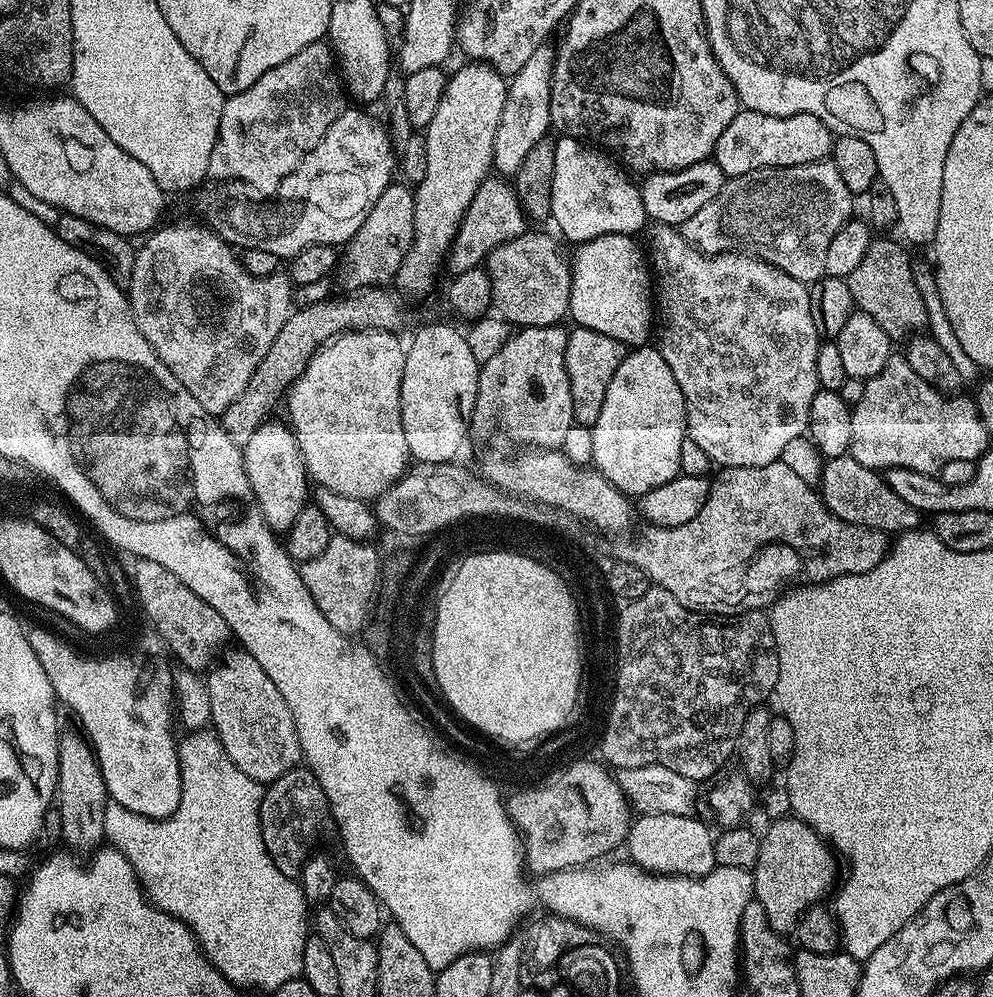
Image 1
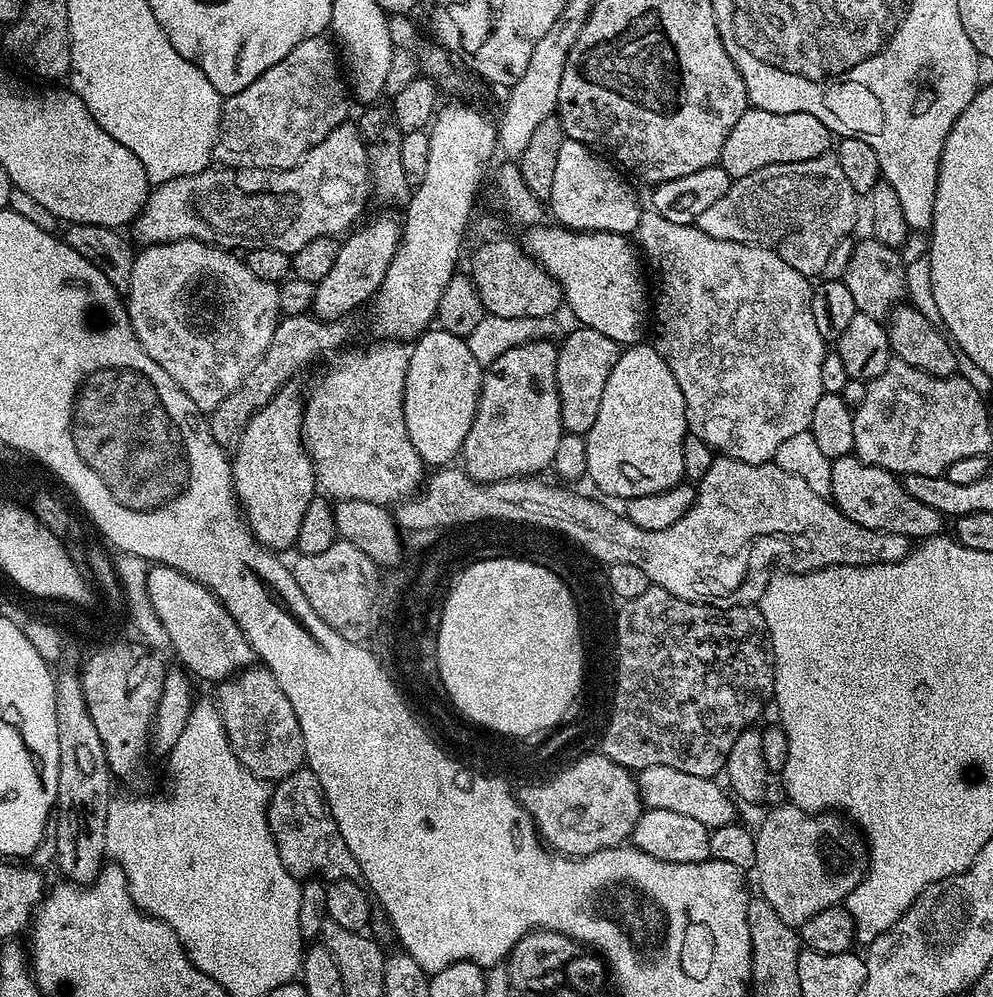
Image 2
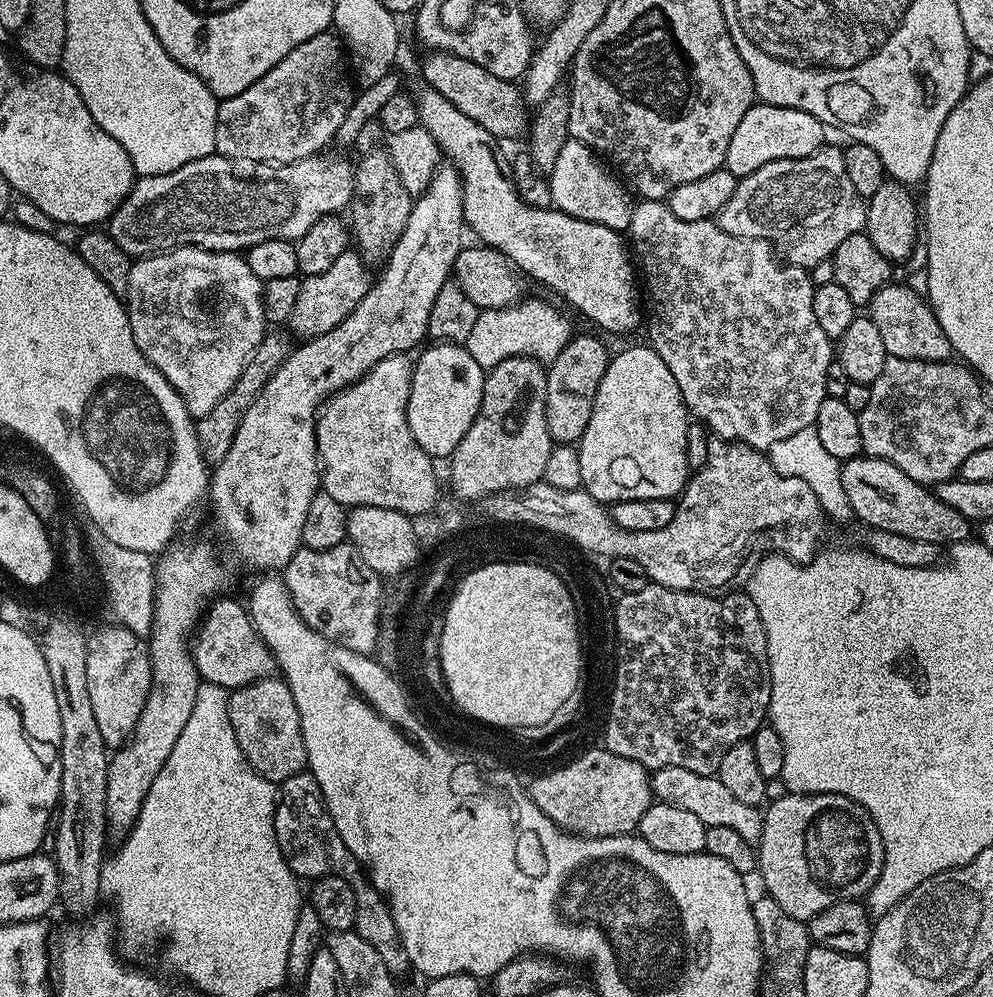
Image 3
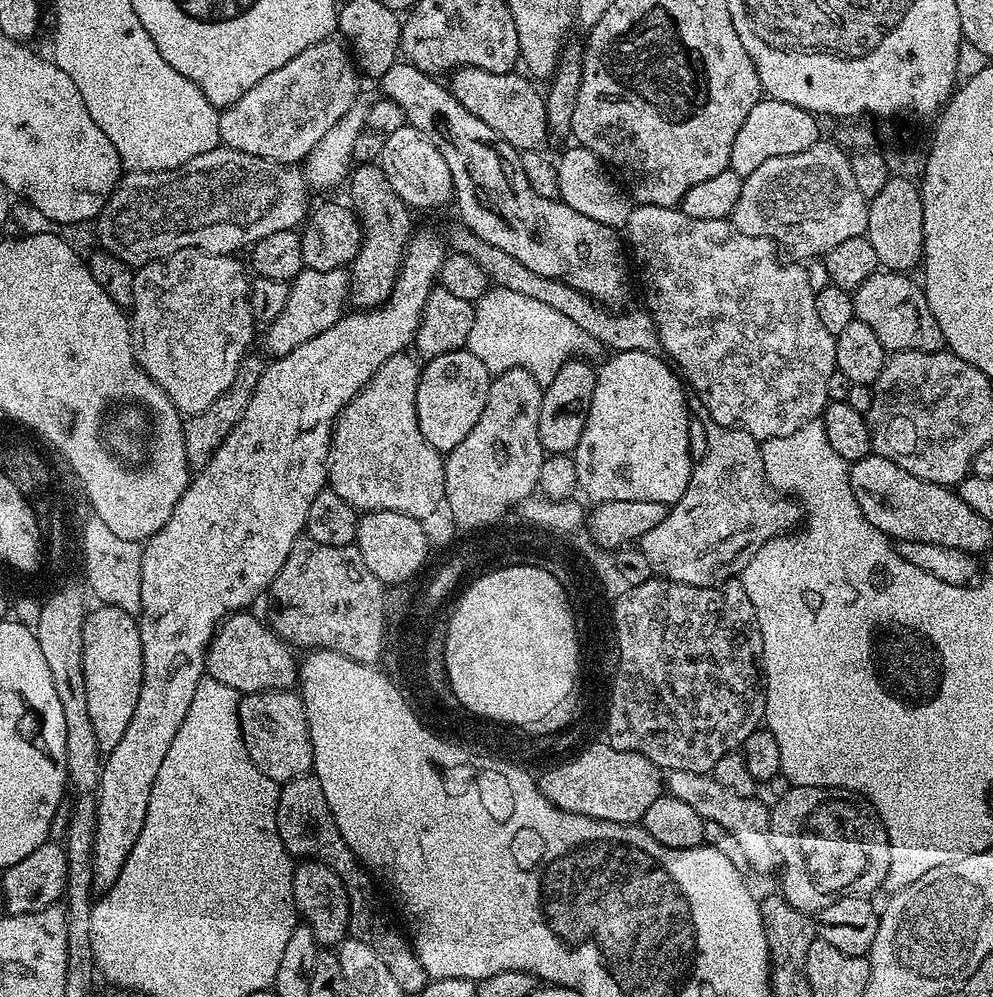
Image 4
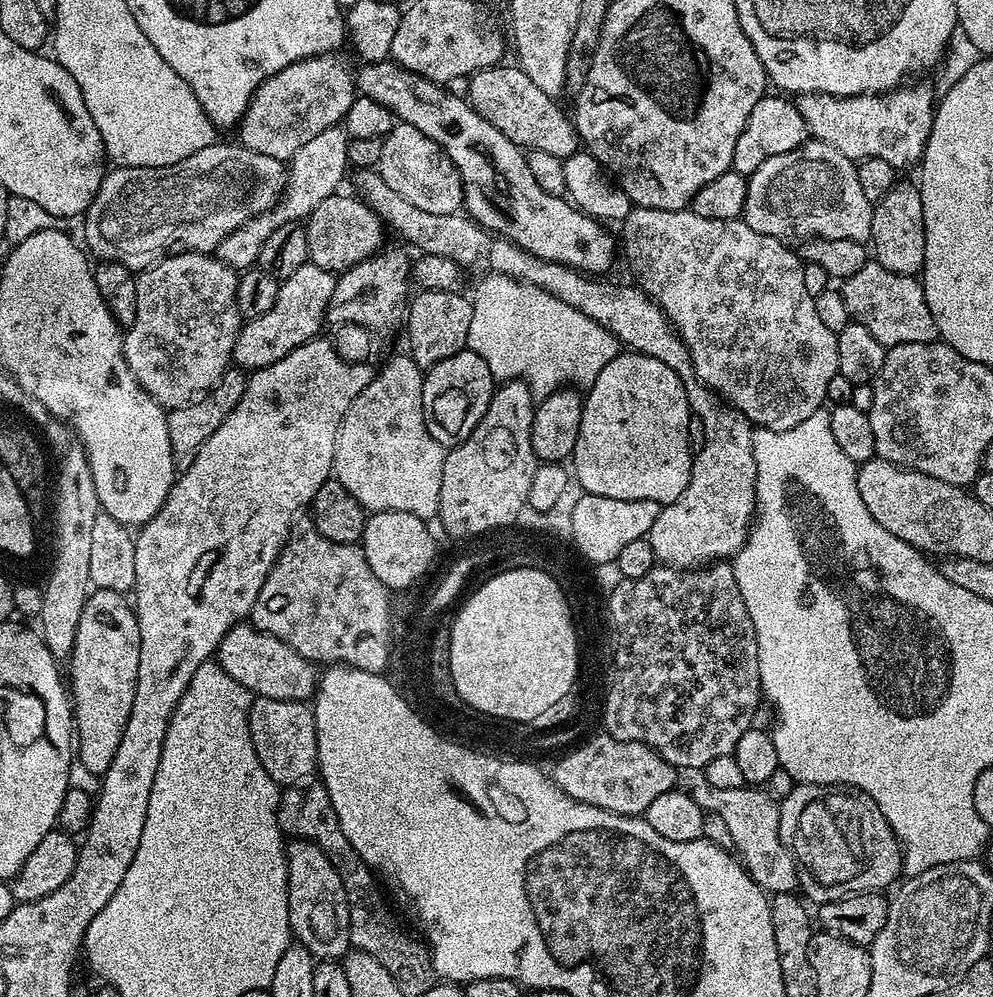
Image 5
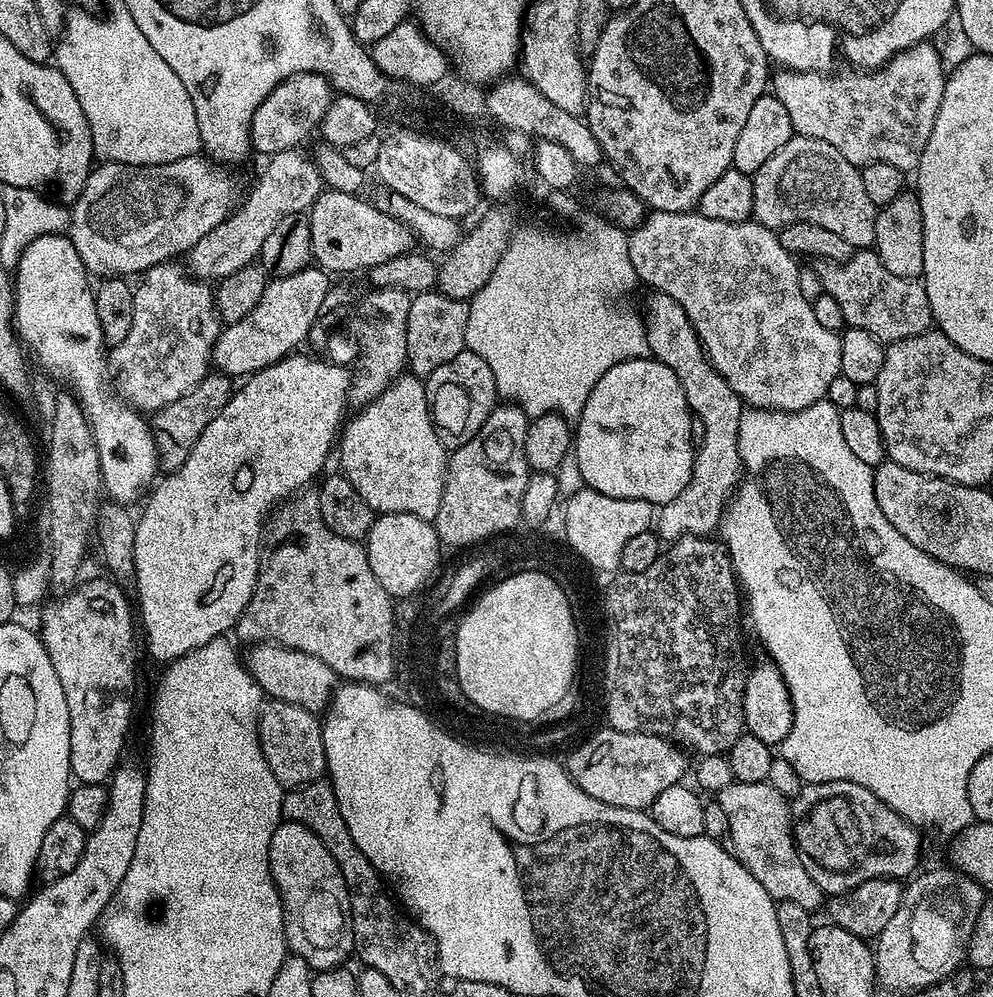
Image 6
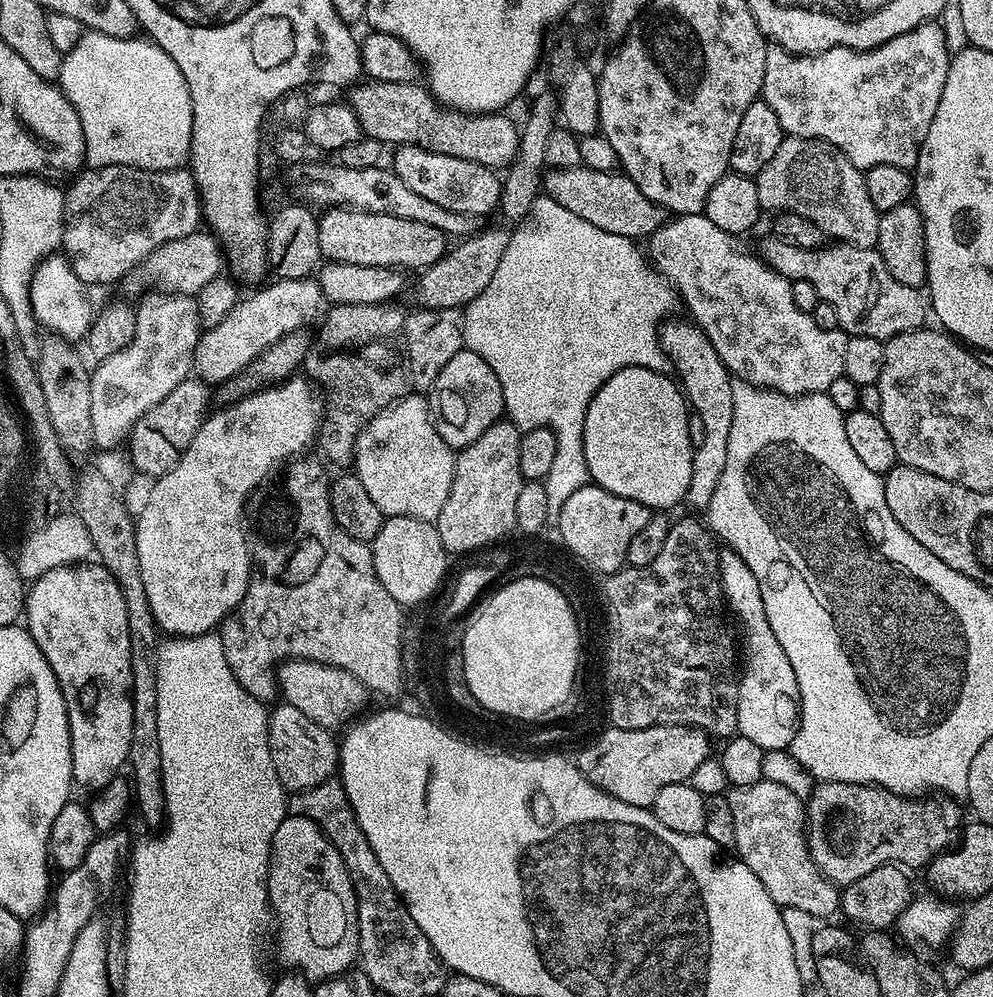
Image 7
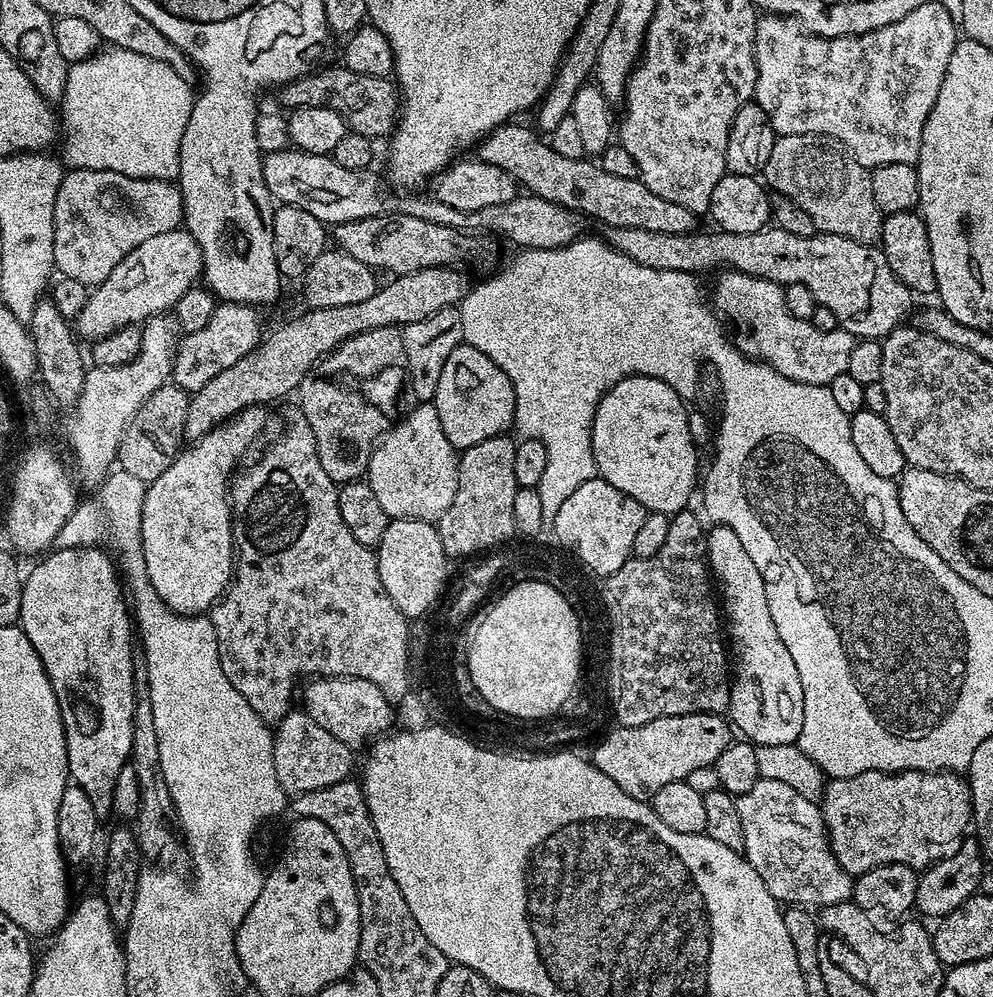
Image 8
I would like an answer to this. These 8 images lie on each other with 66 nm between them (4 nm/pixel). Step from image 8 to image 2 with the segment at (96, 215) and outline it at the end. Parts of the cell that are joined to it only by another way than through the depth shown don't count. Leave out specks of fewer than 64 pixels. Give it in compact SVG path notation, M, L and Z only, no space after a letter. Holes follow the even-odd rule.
M345 122L322 138L322 142L311 148L293 168L264 170L258 175L255 168L237 171L227 166L209 166L196 174L186 174L155 185L149 191L143 210L130 225L131 239L140 246L175 240L201 240L204 244L229 250L273 248L291 254L302 250L306 242L319 236L336 238L339 232L347 233L367 200L370 200L368 144L360 136L355 123Z

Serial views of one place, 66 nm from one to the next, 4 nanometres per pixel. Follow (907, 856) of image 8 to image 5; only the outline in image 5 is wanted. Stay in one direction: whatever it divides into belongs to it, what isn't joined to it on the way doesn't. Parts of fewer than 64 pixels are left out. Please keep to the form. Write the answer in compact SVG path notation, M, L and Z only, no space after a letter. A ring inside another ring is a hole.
M796 784L790 794L782 797L779 805L780 837L796 860L799 887L802 892L804 888L803 895L813 905L840 900L843 896L855 896L858 892L884 890L887 884L895 885L901 879L900 839L896 837L890 822L886 822L882 810L874 802L874 798L870 798L870 794L838 784Z

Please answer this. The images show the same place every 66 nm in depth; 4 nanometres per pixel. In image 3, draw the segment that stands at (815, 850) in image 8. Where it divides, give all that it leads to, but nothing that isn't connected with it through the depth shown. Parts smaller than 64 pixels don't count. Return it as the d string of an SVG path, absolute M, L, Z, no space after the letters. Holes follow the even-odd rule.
M666 766L657 768L651 773L652 795L657 801L678 806L681 810L690 810L702 818L709 828L714 826L730 826L730 830L738 830L742 838L753 842L759 841L764 825L764 813L757 806L746 806L746 802L738 802L726 786L722 786L719 775L703 776L694 774L694 770L682 770L682 766Z

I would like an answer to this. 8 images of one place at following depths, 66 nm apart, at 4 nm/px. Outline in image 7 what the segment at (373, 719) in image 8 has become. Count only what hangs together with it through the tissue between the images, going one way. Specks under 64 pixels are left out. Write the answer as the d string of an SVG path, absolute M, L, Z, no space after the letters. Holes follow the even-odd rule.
M285 660L276 669L276 682L283 703L294 706L294 710L302 710L310 722L329 730L355 721L365 711L364 703L370 697L369 689L354 678L354 674L313 660Z

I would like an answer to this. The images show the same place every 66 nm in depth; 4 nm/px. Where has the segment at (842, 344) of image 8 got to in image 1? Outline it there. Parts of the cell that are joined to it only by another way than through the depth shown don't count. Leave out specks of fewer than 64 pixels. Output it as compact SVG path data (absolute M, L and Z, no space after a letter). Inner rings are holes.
M656 224L653 229L652 233L647 233L646 256L650 261L650 275L654 281L654 347L662 354L662 358L666 358L666 366L670 366L678 382L678 390L682 390L682 398L688 411L687 439L698 442L698 447L705 454L710 454L713 465L721 469L766 466L779 460L782 450L786 450L789 442L801 439L807 433L810 402L814 402L814 394L820 388L818 346L822 343L822 337L818 330L814 330L814 318L810 318L809 285L798 278L790 278L790 274L751 254L723 252L717 256L707 256L693 244L687 244L671 224Z

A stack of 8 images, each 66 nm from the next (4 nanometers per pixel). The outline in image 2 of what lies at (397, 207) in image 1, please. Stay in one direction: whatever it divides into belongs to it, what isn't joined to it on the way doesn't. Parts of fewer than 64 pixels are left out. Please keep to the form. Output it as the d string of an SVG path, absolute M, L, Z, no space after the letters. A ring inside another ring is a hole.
M380 216L377 220L370 221L364 232L353 231L347 237L349 240L337 247L336 257L326 278L315 284L315 315L321 320L343 320L352 314L348 312L362 307L364 303L365 307L382 286L382 278L386 278L386 270L390 270L390 262L394 262L401 231L401 221L397 217L395 220L392 216Z

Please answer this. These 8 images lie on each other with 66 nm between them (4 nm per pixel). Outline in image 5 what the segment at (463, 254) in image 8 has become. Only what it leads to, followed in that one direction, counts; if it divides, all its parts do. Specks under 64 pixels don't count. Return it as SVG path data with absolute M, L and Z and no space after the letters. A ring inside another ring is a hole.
M335 194L320 202L307 216L304 229L309 261L333 274L344 272L350 266L358 266L358 262L370 258L386 244L384 221L370 205L352 194Z

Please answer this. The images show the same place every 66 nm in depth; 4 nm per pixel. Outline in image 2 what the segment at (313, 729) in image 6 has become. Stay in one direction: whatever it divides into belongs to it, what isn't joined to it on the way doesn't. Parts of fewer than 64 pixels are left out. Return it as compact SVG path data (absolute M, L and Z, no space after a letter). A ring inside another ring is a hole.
M263 666L245 668L243 672L223 681L214 695L214 703L220 709L222 722L226 726L226 734L238 762L246 766L260 780L277 782L295 771L305 767L304 739L298 726L298 718L294 714L294 706L290 706L290 698L282 694L282 686L274 678L274 674Z

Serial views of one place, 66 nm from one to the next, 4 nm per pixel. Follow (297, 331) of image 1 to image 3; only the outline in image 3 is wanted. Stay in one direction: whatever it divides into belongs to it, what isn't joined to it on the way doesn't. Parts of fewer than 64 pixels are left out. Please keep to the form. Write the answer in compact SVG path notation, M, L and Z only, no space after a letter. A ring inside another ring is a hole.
M272 330L265 335L264 343L246 362L242 374L238 374L238 382L234 382L234 386L228 391L226 398L222 398L222 402L218 402L218 406L214 406L214 410L210 410L210 414L196 420L198 442L204 451L205 460L218 462L222 458L226 458L226 450L230 450L230 442L234 442L234 434L238 434L238 426L242 422L246 410L250 410L254 398L258 398L258 394L262 394L262 386L266 386L266 382L270 382L274 370L278 370L278 366L282 366L282 362L288 356L290 343L288 344L287 338L280 332L283 331Z

